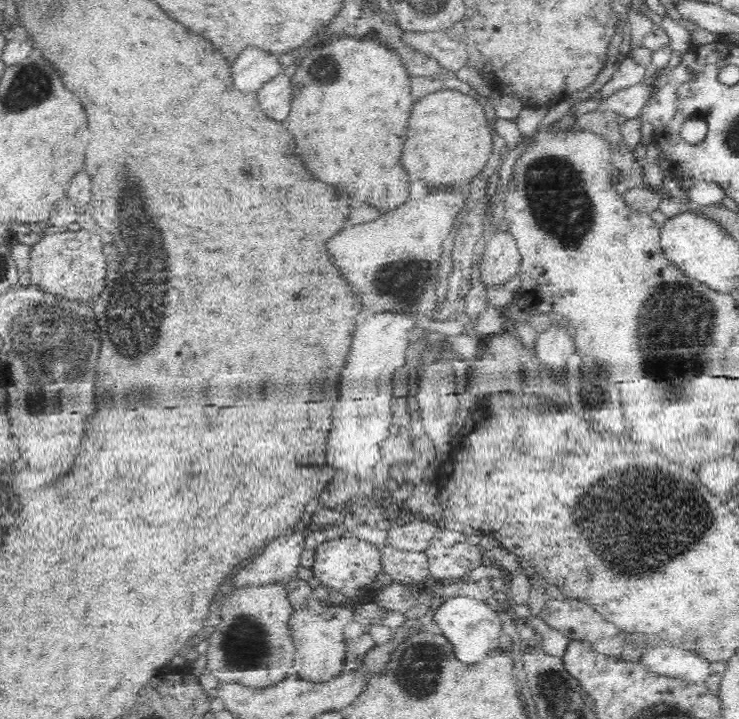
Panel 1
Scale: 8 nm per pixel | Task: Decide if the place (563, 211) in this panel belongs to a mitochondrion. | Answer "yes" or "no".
yes

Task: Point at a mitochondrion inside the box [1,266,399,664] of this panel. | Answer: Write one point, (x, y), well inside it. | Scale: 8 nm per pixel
(55, 349)

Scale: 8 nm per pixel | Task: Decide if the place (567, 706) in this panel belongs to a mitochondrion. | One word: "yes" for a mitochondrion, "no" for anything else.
yes

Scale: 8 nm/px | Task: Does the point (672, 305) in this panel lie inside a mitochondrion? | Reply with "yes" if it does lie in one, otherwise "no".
yes

